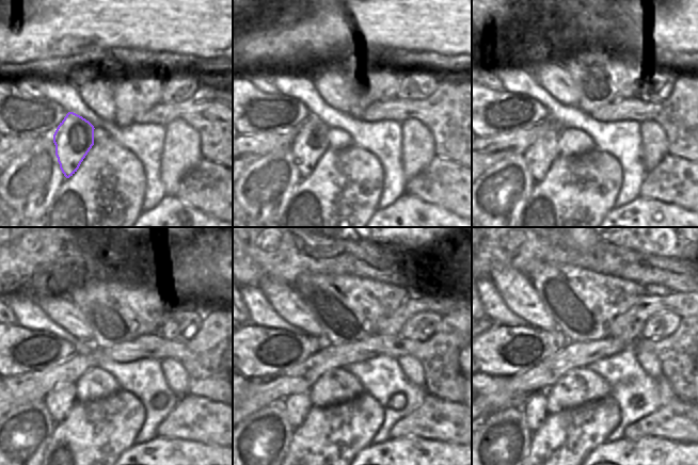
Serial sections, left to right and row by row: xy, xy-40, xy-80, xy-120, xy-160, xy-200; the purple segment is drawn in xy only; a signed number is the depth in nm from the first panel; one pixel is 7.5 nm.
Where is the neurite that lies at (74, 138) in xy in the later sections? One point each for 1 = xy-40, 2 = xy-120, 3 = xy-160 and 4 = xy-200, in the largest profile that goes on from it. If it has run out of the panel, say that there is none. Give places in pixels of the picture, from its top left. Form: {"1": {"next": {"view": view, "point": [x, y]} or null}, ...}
{"1": {"next": {"view": "xy-40", "point": [311, 143]}}, "2": {"next": {"view": "xy-120", "point": [60, 400]}}, "3": {"next": {"view": "xy-160", "point": [297, 405]}}, "4": {"next": {"view": "xy-200", "point": [535, 407]}}}

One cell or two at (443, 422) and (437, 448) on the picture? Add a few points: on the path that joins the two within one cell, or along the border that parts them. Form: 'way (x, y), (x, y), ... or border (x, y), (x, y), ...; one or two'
border (414, 435), (453, 442), (460, 445); two

